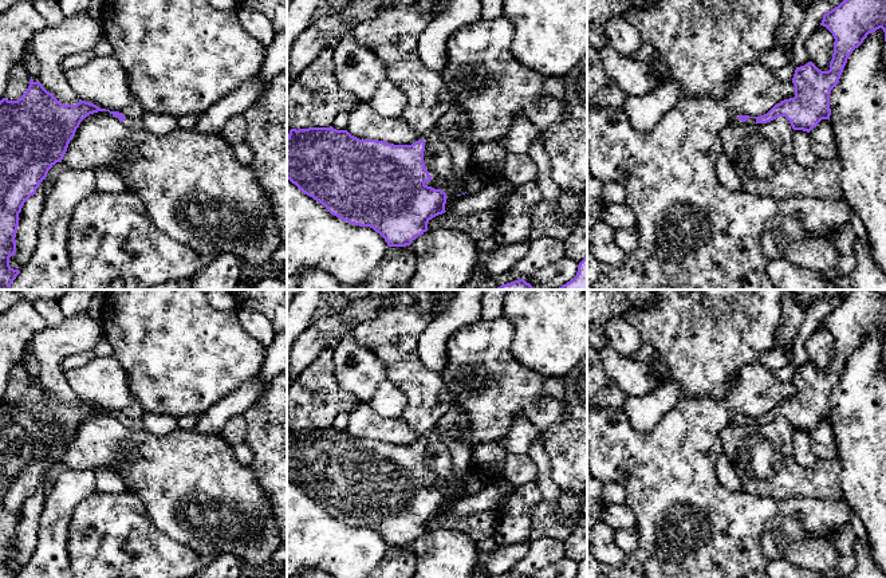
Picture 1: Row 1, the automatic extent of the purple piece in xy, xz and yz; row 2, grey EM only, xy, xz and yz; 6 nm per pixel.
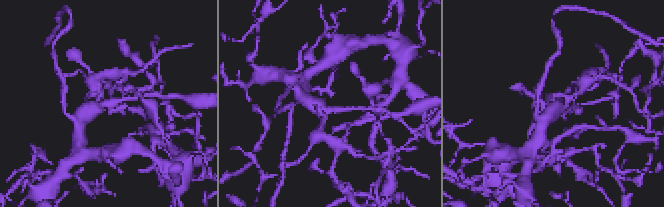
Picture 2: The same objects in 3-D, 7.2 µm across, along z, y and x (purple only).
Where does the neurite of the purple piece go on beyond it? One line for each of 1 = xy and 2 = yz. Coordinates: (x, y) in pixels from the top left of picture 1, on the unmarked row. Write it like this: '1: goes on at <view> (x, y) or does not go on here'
1: goes on at xy (160, 425)
2: goes on at yz (735, 421)

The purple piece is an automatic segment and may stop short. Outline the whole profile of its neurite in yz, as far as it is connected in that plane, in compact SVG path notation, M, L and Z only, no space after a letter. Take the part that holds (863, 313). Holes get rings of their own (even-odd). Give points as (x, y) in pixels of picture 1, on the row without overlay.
M852 290L846 300L823 315L820 326L835 339L830 370L822 371L812 362L796 367L792 378L794 398L781 401L764 416L739 416L729 424L767 424L785 417L794 430L810 433L822 420L830 420L830 394L839 384L848 357L869 334L879 329L883 330L886 342L886 291Z

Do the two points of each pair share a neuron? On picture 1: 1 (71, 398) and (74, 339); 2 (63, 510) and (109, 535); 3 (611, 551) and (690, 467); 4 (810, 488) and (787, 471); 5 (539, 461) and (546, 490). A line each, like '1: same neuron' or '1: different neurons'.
1: same neuron
2: different neurons
3: different neurons
4: same neuron
5: same neuron

